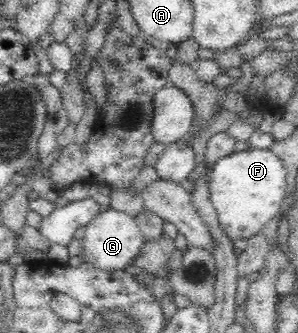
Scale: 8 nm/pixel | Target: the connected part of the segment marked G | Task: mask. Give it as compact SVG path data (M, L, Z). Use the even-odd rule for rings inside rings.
M108 207L99 211L99 215L93 217L85 226L81 243L84 249L83 257L85 261L92 263L99 269L121 271L127 265L131 265L134 257L137 257L137 254L141 251L145 239L141 235L139 226L135 223L134 216Z

